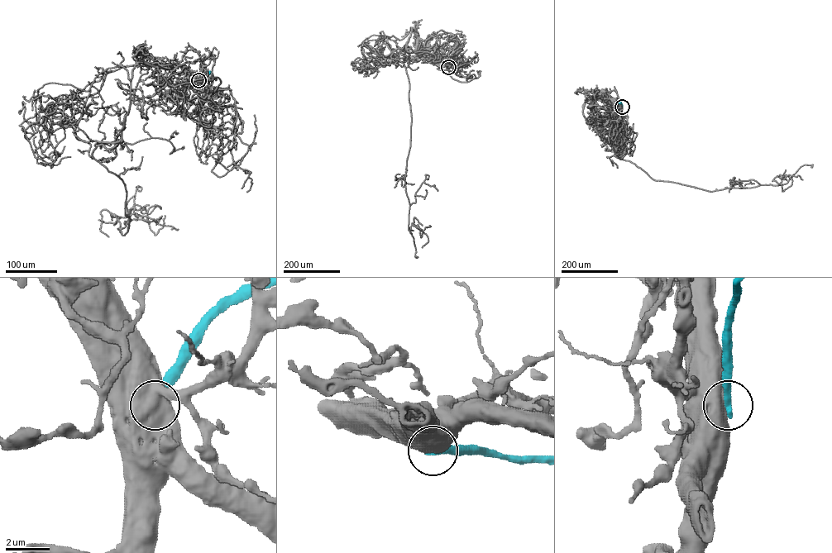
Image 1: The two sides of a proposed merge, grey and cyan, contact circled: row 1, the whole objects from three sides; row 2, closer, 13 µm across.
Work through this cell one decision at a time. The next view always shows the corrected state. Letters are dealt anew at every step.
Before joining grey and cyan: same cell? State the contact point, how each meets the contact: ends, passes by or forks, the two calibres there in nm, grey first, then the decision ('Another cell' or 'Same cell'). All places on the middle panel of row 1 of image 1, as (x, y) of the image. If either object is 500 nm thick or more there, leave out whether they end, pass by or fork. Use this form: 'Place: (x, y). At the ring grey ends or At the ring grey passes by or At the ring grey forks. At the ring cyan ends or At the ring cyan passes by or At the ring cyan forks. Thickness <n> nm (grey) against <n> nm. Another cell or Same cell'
Place: (448, 67). Thickness 1100 nm (grey) against 400 nm. Another cell

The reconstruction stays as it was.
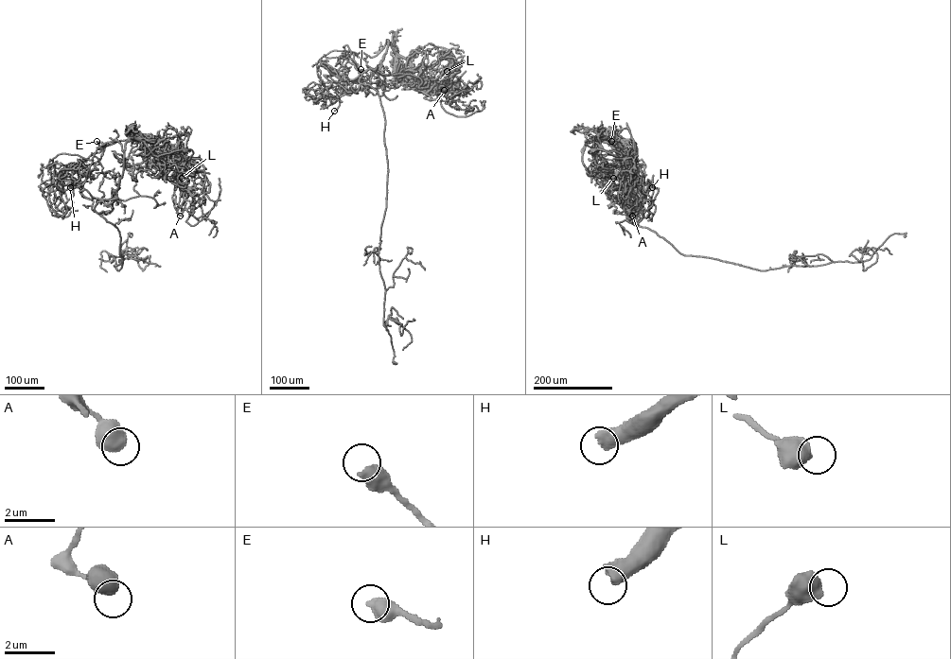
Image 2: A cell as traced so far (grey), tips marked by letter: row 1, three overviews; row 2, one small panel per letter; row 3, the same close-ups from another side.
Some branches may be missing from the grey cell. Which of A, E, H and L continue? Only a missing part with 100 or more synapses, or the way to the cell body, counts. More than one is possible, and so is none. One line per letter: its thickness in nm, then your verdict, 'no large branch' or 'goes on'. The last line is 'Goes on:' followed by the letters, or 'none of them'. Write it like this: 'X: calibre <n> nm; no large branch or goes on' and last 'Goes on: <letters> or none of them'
A: calibre 650 nm; no large branch
E: calibre 600 nm; no large branch
H: calibre 600 nm; goes on
L: calibre 650 nm; no large branch
Goes on: H

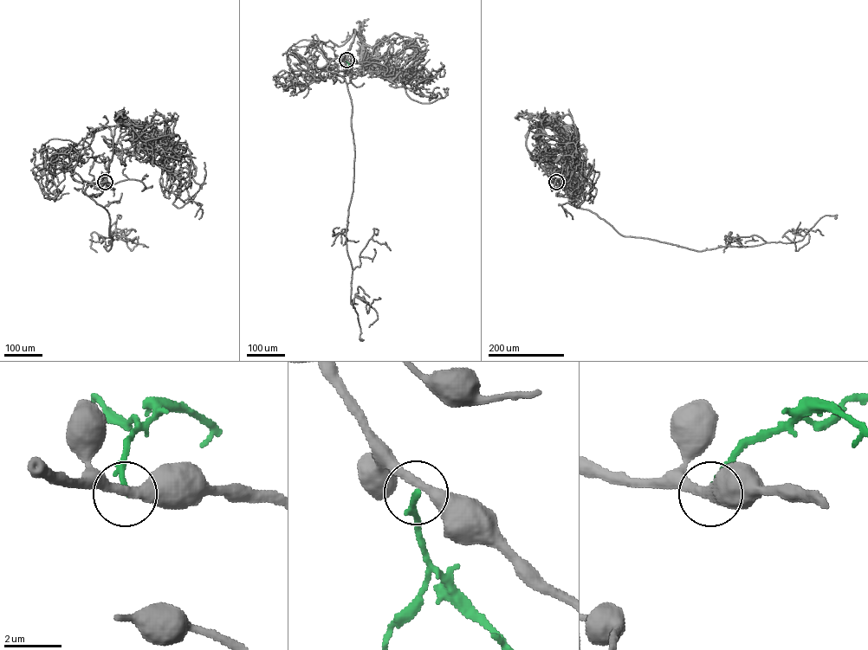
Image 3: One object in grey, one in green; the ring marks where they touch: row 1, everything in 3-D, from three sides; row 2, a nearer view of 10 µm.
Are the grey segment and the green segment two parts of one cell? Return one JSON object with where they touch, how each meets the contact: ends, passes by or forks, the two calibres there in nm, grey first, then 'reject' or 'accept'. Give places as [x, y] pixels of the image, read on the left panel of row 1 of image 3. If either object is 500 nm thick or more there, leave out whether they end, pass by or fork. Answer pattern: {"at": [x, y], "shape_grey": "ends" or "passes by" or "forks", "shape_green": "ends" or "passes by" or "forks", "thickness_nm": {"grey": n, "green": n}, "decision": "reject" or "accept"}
{"at": [105, 182], "shape_grey": "passes by", "shape_green": "ends", "thickness_nm": {"grey": 360, "green": 190}, "decision": "reject"}

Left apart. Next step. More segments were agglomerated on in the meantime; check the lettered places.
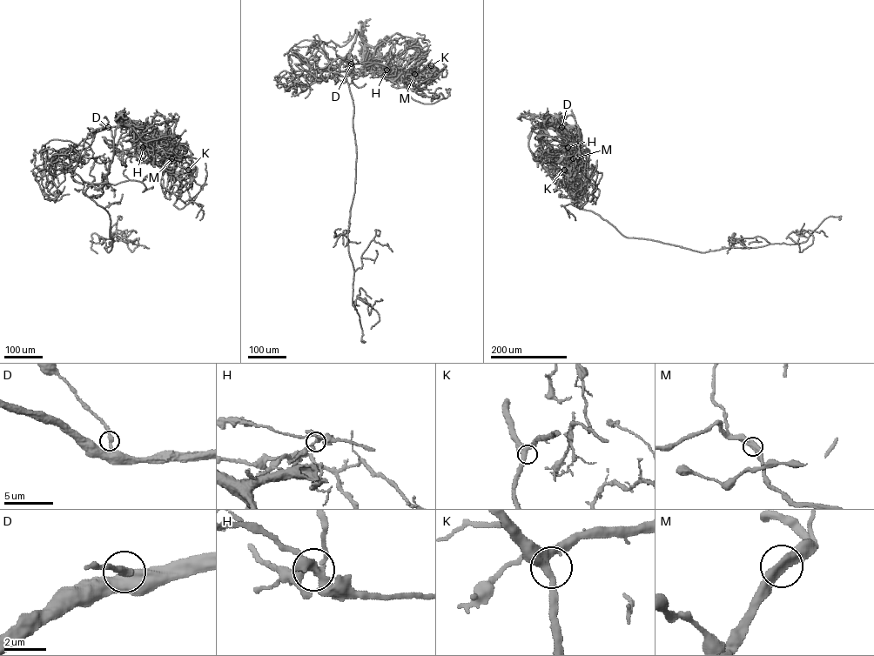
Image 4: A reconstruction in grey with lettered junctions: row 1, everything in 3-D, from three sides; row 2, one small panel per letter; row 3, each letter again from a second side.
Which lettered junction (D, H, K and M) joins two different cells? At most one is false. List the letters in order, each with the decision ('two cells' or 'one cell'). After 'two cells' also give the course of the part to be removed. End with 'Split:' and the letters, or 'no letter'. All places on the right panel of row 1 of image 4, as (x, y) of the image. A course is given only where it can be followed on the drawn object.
D: one cell
H: two cells; course (568, 147), (568, 157), (574, 158), (563, 167), (563, 171), (567, 176), (571, 173), (574, 176), (574, 173)
K: one cell
M: one cell
Split: H

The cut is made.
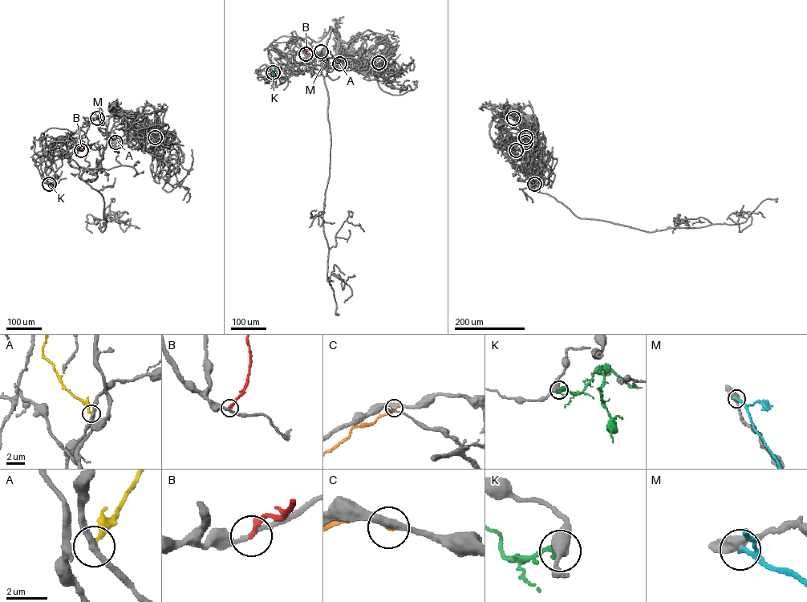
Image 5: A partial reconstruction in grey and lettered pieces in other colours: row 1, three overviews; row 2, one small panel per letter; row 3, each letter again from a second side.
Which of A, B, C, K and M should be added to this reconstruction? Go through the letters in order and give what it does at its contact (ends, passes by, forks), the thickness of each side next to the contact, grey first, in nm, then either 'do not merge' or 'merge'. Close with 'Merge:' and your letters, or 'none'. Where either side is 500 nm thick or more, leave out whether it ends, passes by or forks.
A: it ends | 320/200 nm | do not merge
B: it ends | 200/240 nm | do not merge
C: it ends | 360/240 nm | do not merge
K: 480/500 nm | do not merge
M: 500/240 nm | do not merge
Merge: none

